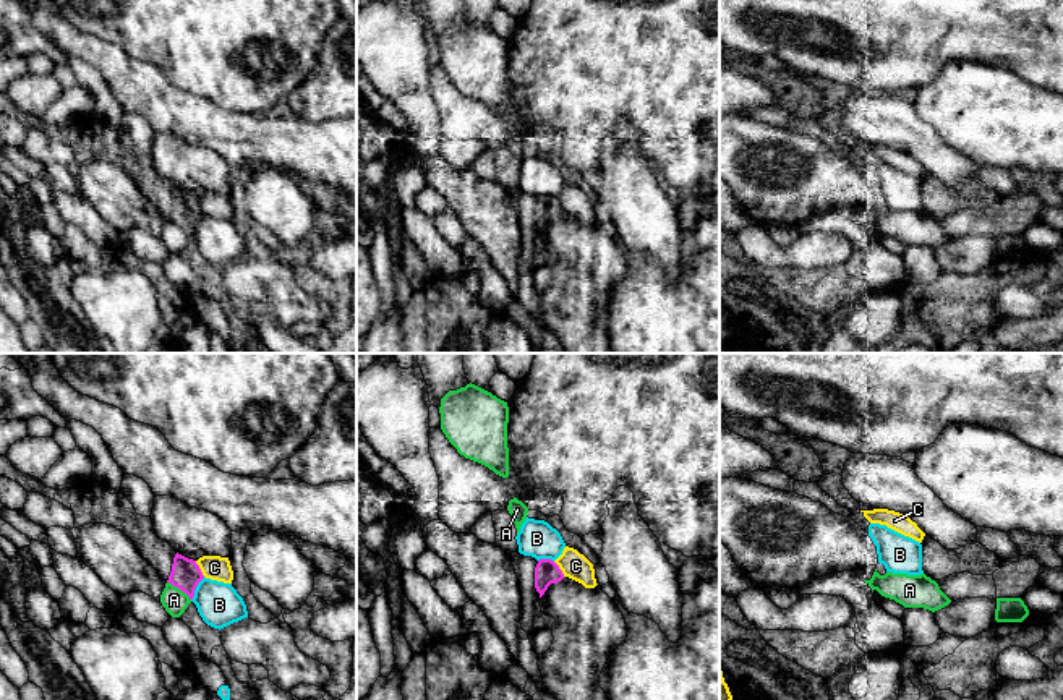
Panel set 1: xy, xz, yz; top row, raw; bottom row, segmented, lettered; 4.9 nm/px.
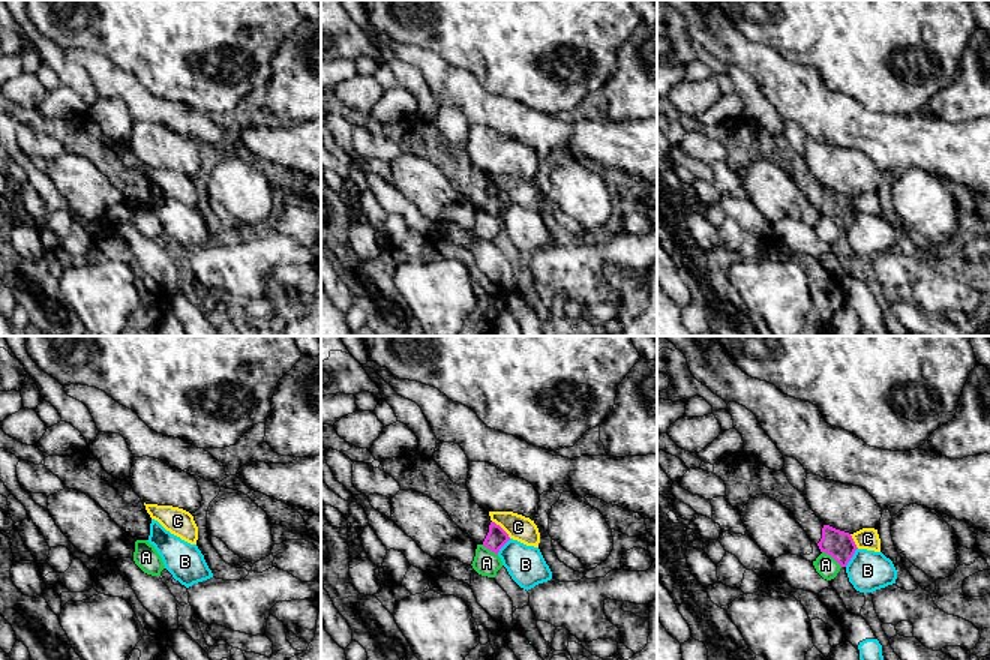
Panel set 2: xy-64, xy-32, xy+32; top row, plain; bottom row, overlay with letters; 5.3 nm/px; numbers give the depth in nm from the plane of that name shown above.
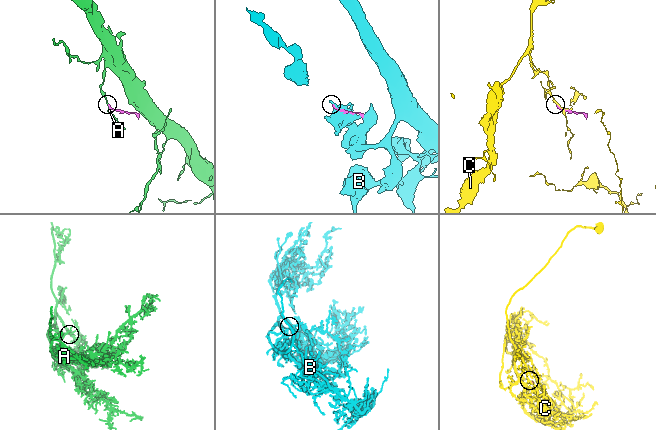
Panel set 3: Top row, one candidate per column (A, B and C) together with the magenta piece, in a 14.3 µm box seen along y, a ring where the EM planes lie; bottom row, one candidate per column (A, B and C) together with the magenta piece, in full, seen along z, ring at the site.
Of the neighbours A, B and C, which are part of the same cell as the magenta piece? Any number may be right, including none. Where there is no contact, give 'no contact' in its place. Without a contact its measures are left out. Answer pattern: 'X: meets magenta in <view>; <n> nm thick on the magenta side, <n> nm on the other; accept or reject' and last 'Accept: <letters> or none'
A: meets magenta in xy; 150 nm thick on the magenta side, 120 nm on the other; reject
B: meets magenta in xy; 150 nm thick on the magenta side, 220 nm on the other; reject
C: meets magenta in xy; 150 nm thick on the magenta side, 120 nm on the other; reject
Accept: none

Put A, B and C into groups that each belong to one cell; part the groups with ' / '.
A / B / C

